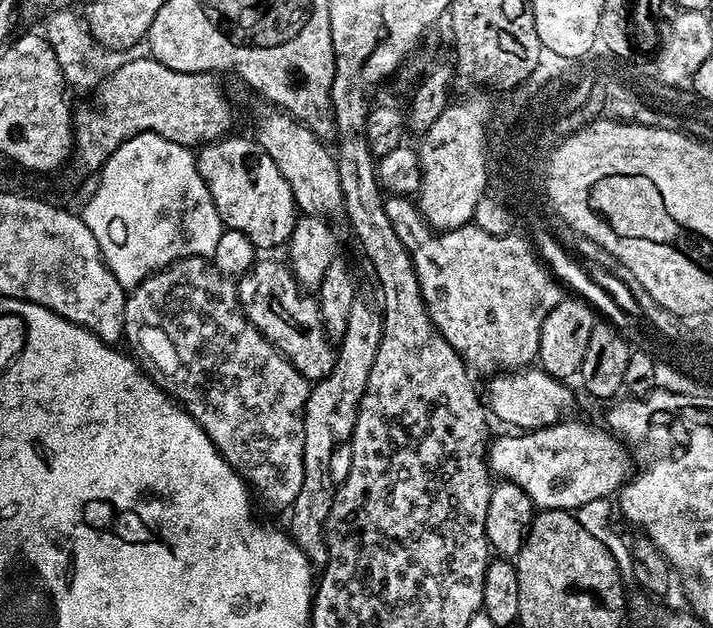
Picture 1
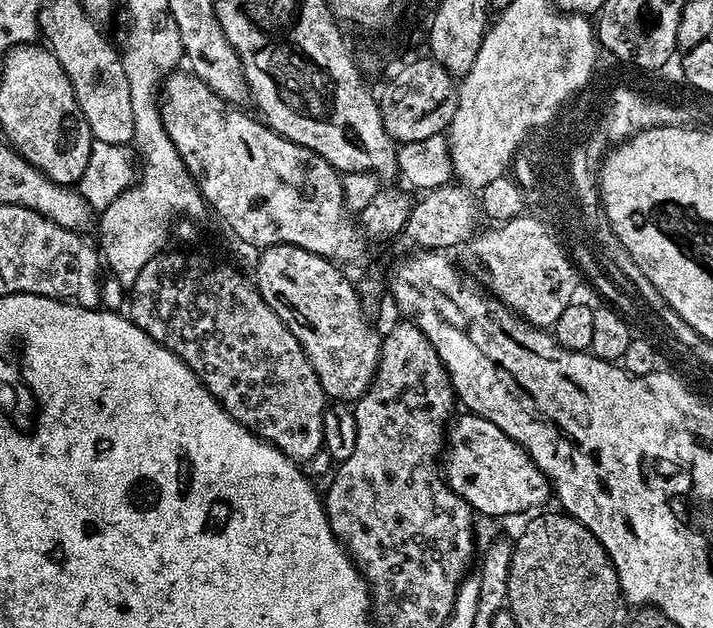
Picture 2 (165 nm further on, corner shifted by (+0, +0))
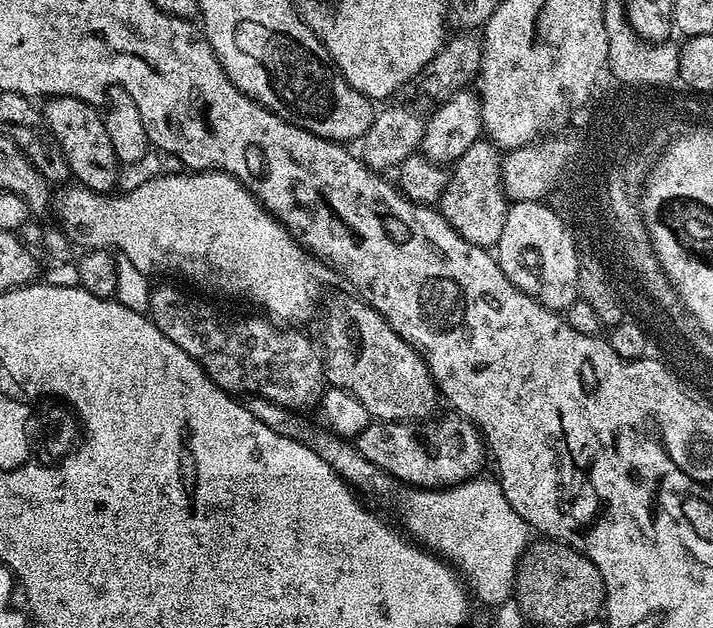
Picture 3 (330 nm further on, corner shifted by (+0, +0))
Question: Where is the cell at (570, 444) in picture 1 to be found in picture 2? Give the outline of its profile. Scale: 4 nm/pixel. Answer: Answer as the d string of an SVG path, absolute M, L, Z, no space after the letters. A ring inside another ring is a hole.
M464 414L454 424L446 436L442 475L448 487L453 488L472 507L473 513L480 515L481 512L484 518L516 516L519 512L531 513L544 506L539 504L546 503L548 496L550 500L550 485L543 470L532 461L521 444L498 430L494 422L481 416Z

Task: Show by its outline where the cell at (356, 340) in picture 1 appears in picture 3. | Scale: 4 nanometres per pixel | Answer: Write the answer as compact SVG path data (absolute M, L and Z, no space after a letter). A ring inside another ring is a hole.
M476 140L462 158L451 165L448 185L440 198L438 211L446 222L462 236L479 248L491 249L502 238L502 226L506 226L506 214L510 201L504 195L500 177L501 149L491 140Z

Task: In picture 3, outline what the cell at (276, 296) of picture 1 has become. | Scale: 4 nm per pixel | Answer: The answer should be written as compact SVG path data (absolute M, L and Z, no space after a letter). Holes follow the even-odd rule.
M336 296L324 308L324 317L320 320L320 340L318 339L318 348L322 353L324 362L324 378L331 387L341 388L343 392L349 392L354 398L358 398L358 402L362 402L362 406L366 406L369 417L376 422L424 422L433 415L432 412L436 408L436 400L438 401L438 389L436 382L433 380L428 364L421 358L413 348L405 342L405 340L395 332L387 322L366 302L356 298L354 300L350 296Z

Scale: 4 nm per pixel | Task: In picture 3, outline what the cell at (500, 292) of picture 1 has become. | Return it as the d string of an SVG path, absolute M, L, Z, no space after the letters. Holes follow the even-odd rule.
M538 200L518 202L509 207L502 238L494 245L494 255L502 274L530 298L553 312L563 313L580 295L578 278L581 263L575 253L573 233L554 210L544 211Z

